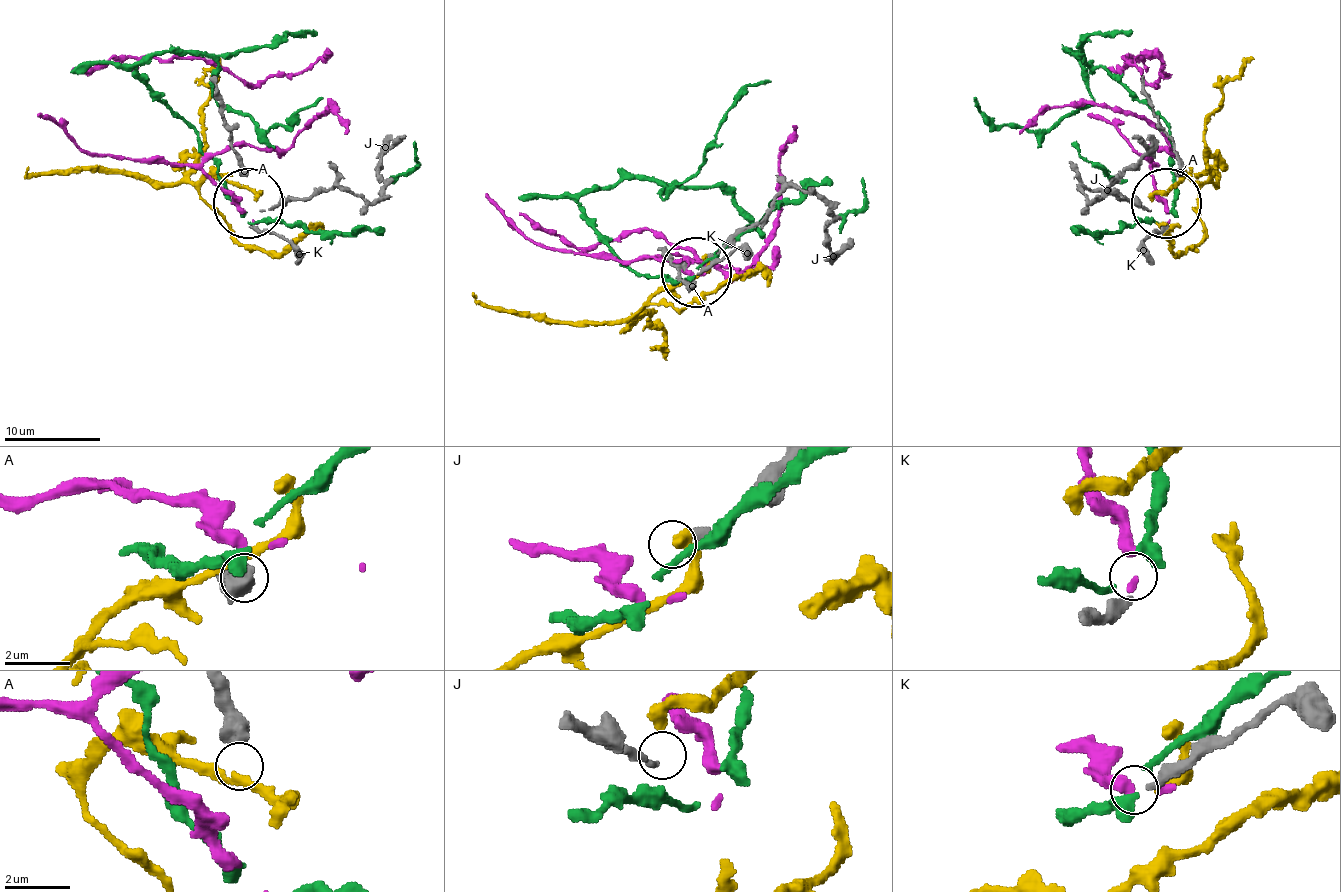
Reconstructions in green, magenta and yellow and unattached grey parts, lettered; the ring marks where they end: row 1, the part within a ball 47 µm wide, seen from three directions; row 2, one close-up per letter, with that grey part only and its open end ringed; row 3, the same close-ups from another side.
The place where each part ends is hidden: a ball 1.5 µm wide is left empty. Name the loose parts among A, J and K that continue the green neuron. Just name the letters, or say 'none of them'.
none of them

